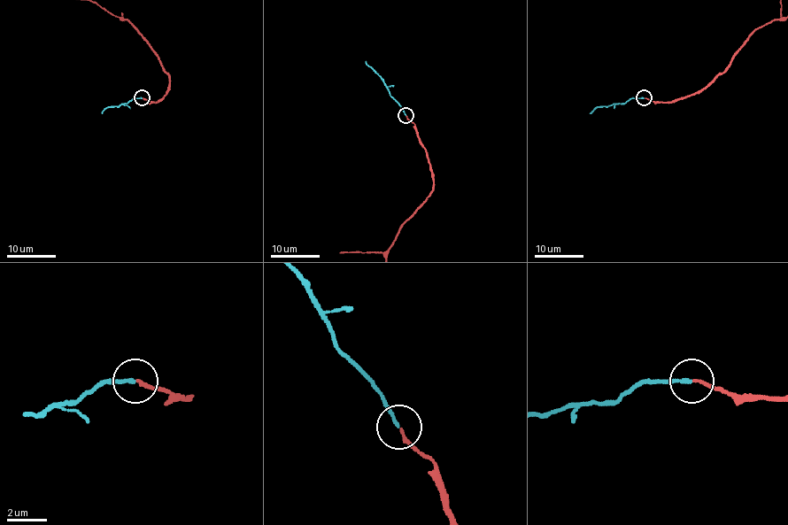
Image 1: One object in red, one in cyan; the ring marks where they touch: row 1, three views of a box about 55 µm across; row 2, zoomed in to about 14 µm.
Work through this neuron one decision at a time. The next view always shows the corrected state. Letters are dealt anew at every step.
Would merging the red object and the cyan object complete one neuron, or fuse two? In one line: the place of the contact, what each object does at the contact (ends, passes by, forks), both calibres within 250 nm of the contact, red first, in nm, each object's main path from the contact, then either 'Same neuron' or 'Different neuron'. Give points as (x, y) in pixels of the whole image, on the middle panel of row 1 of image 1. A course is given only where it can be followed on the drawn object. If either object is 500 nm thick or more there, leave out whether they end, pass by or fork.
Place: (405, 115). At the ring red ends. At the ring cyan ends. Thickness 160 nm (red) against 160 nm. Course of red: (406, 115), (415, 125), (434, 181), (432, 191), (391, 246), (382, 252). Course of cyan: (405, 115), (384, 81), (366, 60). Same neuron

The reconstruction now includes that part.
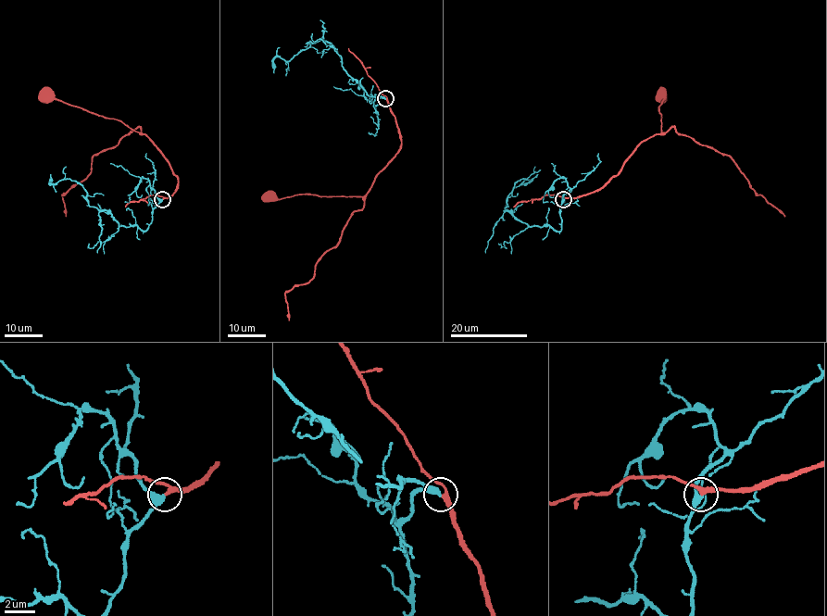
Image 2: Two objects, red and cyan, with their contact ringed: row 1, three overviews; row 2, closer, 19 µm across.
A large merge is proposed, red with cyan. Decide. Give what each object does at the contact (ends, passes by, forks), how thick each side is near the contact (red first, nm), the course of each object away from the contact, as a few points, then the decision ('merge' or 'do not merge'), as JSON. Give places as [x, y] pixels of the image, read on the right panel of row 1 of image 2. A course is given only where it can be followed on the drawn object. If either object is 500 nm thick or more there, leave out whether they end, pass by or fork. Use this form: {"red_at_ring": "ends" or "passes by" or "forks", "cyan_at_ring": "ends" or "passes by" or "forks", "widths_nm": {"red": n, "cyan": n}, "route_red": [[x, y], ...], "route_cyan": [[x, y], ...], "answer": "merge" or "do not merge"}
{"red_at_ring": "passes by", "cyan_at_ring": "passes by", "widths_nm": {"red": 240, "cyan": 320}, "route_red": [[563, 199], [600, 190], [643, 142], [661, 132], [659, 106], [664, 99], [661, 94]], "route_cyan": [[563, 199], [557, 232], [549, 225], [528, 226], [505, 210], [507, 195], [518, 182], [529, 182], [538, 174]], "answer": "merge"}

